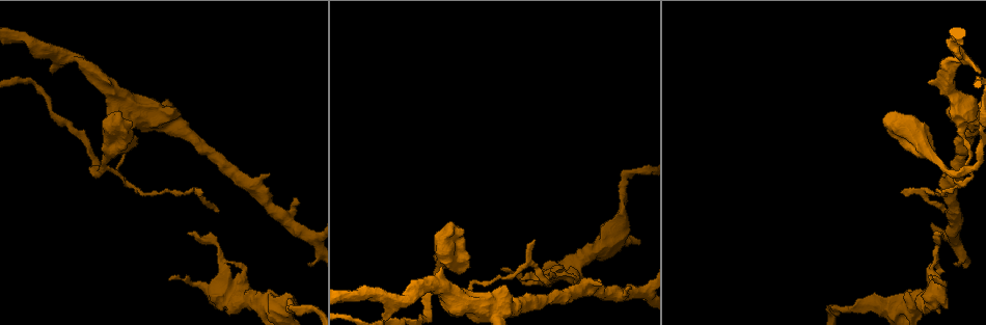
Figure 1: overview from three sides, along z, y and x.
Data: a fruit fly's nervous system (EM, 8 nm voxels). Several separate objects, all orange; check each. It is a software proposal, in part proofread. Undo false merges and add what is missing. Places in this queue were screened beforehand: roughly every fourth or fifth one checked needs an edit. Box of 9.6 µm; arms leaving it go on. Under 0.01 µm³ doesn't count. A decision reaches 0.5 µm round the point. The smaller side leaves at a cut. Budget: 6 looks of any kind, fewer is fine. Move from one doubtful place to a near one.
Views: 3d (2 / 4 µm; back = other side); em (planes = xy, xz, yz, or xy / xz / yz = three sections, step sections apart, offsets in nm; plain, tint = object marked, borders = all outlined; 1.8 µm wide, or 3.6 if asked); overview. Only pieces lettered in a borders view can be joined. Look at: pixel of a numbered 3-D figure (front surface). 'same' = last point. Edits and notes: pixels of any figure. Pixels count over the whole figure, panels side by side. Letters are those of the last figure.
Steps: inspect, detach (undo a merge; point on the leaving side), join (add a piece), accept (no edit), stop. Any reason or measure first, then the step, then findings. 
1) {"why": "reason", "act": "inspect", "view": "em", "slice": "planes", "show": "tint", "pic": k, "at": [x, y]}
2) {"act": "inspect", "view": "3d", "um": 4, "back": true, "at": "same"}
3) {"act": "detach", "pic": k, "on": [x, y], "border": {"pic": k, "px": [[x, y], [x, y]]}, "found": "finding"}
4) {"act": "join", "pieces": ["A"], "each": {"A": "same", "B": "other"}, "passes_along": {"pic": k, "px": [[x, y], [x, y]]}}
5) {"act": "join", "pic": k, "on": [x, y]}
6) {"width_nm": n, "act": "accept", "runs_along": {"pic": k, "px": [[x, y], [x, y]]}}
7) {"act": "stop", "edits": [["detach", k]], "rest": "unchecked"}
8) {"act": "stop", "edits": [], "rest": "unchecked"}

{"why": "sharp bend", "act": "inspect", "view": "3d", "um": 4, "pic": 1, "at": [264, 310]}

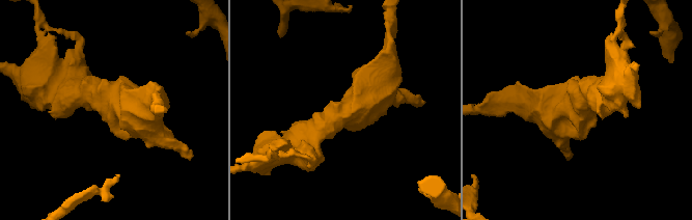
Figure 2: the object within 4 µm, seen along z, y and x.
{"arm_widths_nm": [420, 650], "act": "inspect", "view": "em", "slice": "yz", "step": 4, "show": "tint", "pic": 2, "at": [351, 117]}

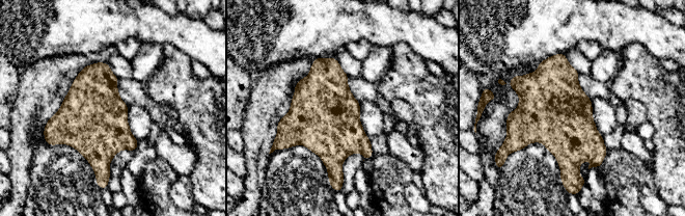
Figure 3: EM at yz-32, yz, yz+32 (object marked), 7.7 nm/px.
{"why": "what lies round it", "act": "inspect", "view": "em", "slice": "yz", "step": 4, "show": "borders", "at": "same"}

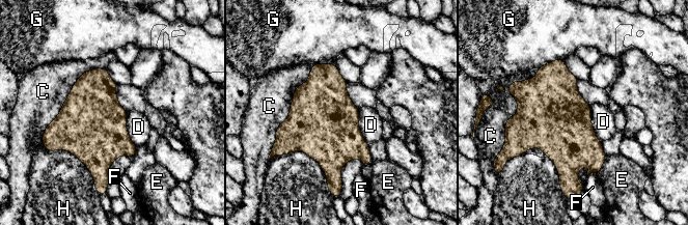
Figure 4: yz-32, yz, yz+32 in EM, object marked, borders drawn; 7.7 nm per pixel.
{"longest_contact_nm": ["C", 750], "act": "accept", "each": {"C": "other", "D": "other", "E": "other", "F": "other", "G": "other", "H": "other"}, "border": {"pic": 4, "px": [[358, 109], [358, 128], [368, 145]]}, "found": "all the same cell"}

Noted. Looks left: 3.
{"why": "a fork", "act": "inspect", "view": "em", "slice": "xy", "step": 8, "show": "borders", "pic": 1, "at": [401, 301]}

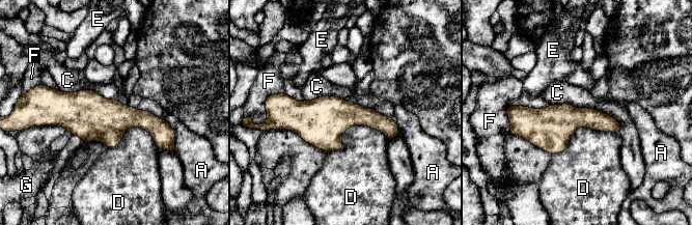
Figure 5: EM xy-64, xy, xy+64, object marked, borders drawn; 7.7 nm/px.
{"longest_contact_nm": ["C", 600], "act": "accept", "each": {"A": "other", "C": "other", "D": "other", "E": "other", "F": "other", "G": "other"}, "border": {"pic": 5, "px": [[551, 104], [605, 112], [620, 132]]}, "found": "all the same cell"}

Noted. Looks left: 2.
{"act": "stop", "edits": [], "rest": "unchecked"}

